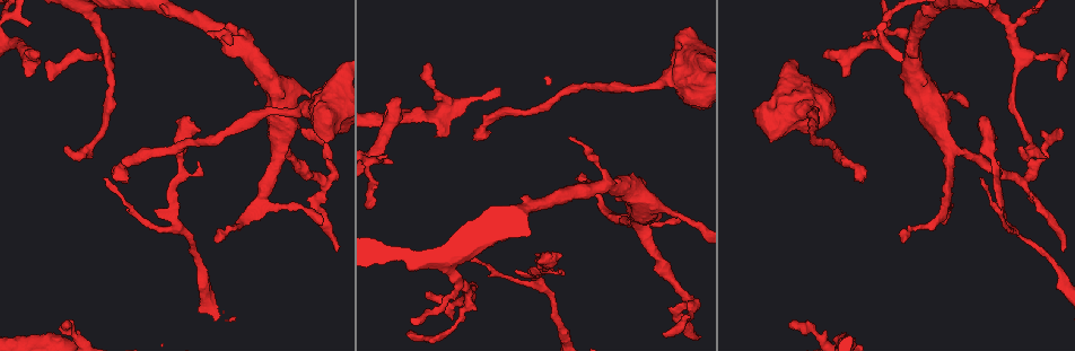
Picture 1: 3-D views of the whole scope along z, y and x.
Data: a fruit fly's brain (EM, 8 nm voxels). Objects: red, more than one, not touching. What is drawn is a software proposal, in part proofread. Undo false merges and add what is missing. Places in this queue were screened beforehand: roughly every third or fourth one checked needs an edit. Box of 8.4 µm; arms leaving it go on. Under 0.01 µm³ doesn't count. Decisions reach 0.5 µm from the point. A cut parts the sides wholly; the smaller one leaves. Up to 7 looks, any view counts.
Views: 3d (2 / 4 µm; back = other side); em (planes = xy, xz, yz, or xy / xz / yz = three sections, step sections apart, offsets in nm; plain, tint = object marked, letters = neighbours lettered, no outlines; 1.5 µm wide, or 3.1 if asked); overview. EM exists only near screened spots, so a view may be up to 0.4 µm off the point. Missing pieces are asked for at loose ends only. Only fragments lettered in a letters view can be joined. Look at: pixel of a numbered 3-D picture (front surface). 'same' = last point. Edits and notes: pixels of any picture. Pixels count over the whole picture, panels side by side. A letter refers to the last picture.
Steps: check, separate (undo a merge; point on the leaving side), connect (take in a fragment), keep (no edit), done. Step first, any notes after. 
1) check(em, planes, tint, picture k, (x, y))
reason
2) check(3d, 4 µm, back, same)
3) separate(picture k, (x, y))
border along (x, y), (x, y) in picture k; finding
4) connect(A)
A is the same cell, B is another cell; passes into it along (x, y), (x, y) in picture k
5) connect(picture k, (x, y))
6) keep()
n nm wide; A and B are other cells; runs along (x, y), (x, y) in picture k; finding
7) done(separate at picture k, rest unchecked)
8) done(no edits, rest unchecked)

check(3d, 2 µm, picture 1, (278, 149))
three arms meet

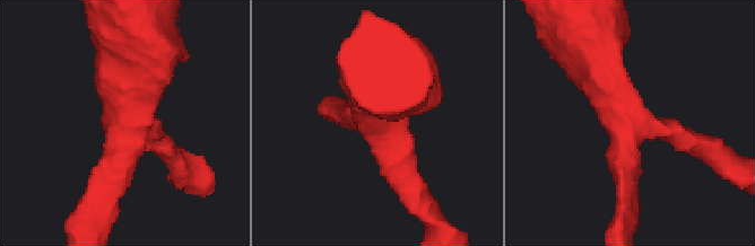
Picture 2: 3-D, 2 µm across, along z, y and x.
check(em, planes, letters, picture 2, (640, 124))
3 arms; arms of 200, 220, 500 nm; shape alone is not enough

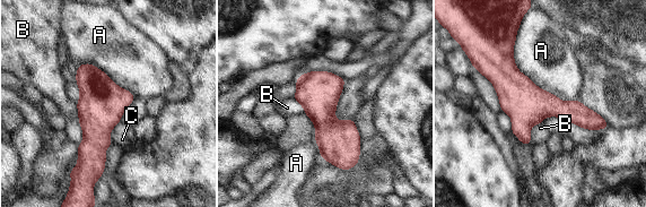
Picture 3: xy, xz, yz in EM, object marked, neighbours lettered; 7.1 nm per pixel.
keep()
A, B and C are other cells; runs along (502, 53), (539, 104), (603, 126) in picture 3; continuous, no second cell

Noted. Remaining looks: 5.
check(em, planes, letters, picture 1, (320, 224))
tapers out

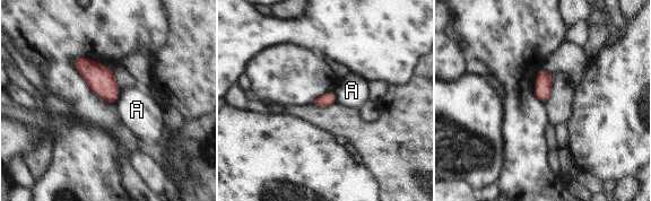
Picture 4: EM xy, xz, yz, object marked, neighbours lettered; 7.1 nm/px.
keep()
A is another cell; border along (120, 92), (114, 103) in picture 4; no lettered fragment goes on from it

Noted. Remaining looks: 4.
check(3d, 4 µm, back, picture 1, (486, 137))
end of a long branch

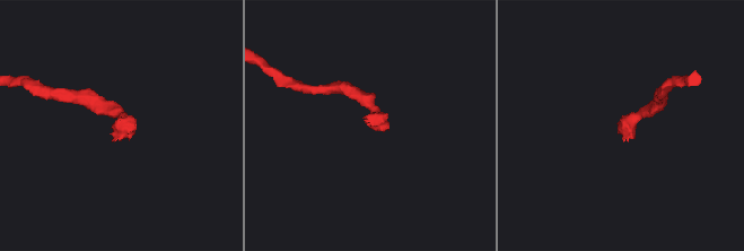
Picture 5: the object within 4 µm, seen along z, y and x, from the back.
check(em, planes, letters, picture 5, (371, 127))

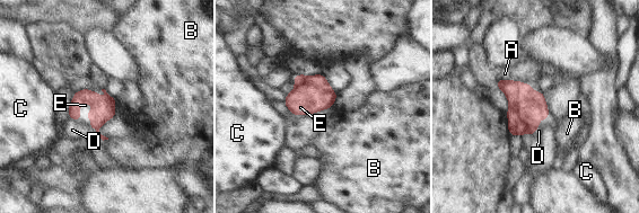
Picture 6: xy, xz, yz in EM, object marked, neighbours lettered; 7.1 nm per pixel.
connect(picture 6, (85, 107))
E is the same cell, A, B, C and D are other cells; passes into it along (103, 111), (88, 112), (85, 107) in picture 6; the cell continues

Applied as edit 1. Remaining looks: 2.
done(connect at picture 6, rest unchecked)

